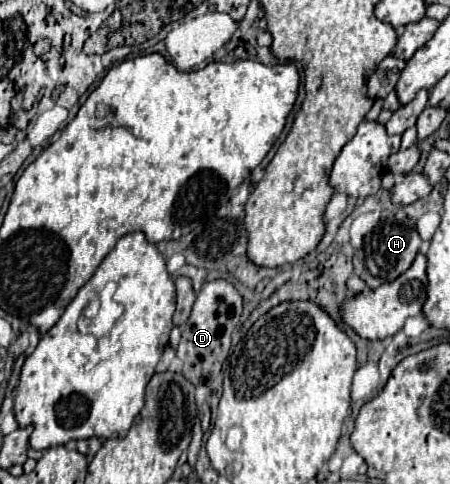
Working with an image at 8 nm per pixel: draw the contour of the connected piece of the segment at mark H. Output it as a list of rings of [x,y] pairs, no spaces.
[[[394,215],[380,219],[380,223],[364,237],[364,245],[354,255],[354,273],[360,279],[364,279],[364,283],[370,289],[376,289],[382,283],[394,281],[396,277],[400,277],[412,265],[420,245],[422,245],[422,239],[414,227],[414,219],[410,217],[398,219]]]

